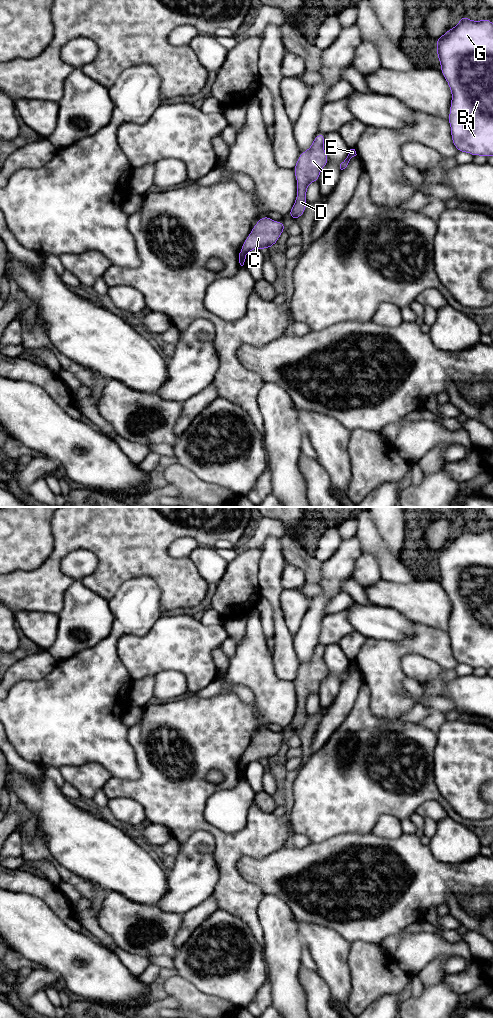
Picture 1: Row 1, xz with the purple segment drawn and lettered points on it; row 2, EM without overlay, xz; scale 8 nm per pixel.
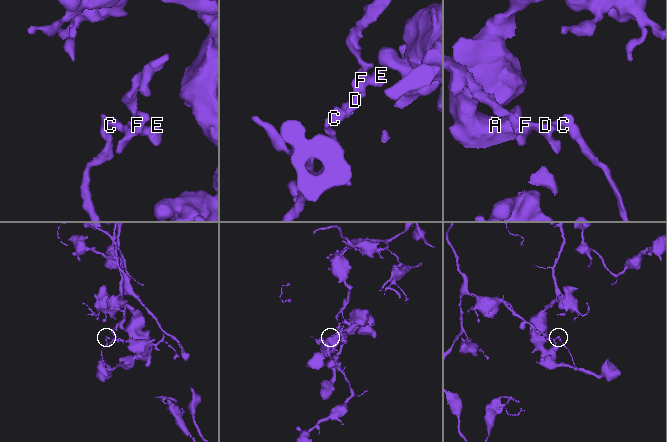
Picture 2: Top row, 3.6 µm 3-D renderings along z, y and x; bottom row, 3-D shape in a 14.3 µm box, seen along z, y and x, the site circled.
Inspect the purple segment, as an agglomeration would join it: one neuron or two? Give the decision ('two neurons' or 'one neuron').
two neurons

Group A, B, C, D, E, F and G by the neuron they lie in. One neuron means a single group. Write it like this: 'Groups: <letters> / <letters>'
Groups: A B G / C D E F

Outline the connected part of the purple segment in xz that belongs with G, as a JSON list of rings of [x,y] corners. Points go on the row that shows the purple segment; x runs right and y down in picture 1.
[[[460,16],[457,26],[435,41],[441,73],[451,90],[448,121],[458,152],[473,156],[493,156],[493,23],[491,19],[472,21]]]

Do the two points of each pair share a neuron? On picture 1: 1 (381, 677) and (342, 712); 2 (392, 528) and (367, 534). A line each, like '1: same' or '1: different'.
1: different
2: different

